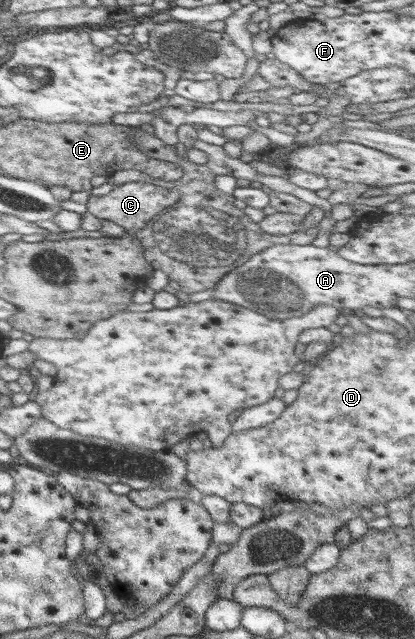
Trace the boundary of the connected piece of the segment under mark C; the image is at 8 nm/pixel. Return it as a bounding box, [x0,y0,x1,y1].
[86,181,181,236]

